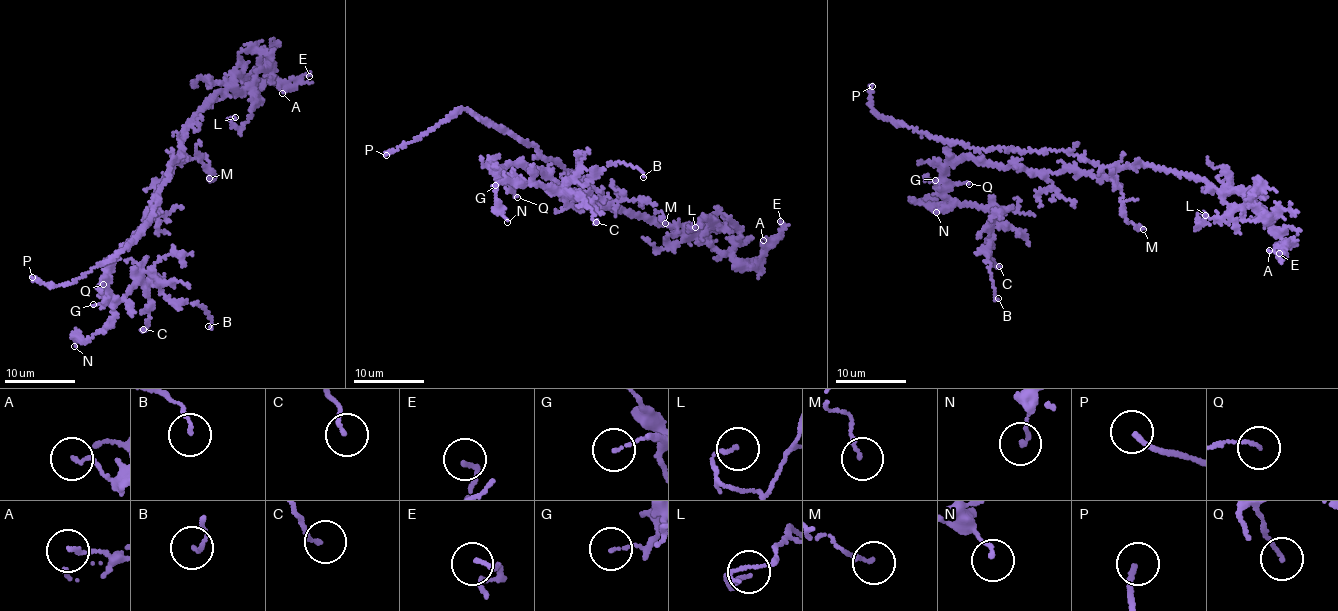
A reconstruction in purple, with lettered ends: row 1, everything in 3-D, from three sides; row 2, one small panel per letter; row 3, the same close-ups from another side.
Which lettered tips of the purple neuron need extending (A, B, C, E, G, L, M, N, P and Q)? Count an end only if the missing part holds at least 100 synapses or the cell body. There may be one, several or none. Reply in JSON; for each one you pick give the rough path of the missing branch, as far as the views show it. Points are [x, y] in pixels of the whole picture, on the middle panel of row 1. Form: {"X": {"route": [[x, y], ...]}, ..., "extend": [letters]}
{"P": {"route": [[386, 155], [363, 166], [353, 202]]}, "extend": ["P"]}

